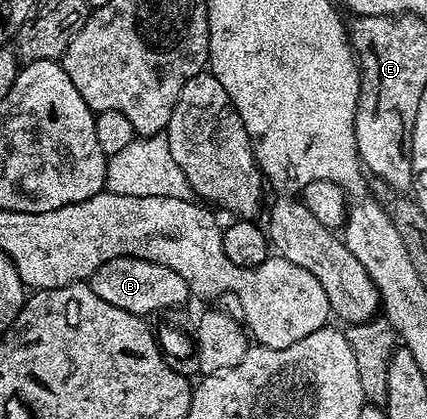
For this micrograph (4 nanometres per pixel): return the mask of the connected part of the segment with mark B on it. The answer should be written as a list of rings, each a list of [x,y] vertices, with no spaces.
[[[129,255],[106,258],[91,280],[93,292],[110,305],[119,309],[127,309],[127,313],[135,313],[142,317],[150,317],[156,311],[169,311],[172,307],[181,307],[191,299],[187,281],[175,273],[175,269],[167,269],[163,265],[155,265],[151,261],[132,259]]]

